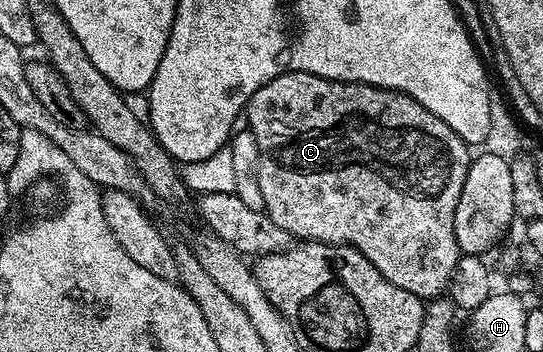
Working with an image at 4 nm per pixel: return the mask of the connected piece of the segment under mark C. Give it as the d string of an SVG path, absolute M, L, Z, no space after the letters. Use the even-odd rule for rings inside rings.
M285 72L253 92L245 107L245 126L257 140L261 196L265 196L263 210L271 217L273 224L277 224L277 228L285 228L285 232L289 232L295 240L328 242L357 248L373 264L373 268L377 268L377 272L381 272L381 276L389 280L389 284L397 284L397 288L405 288L405 292L413 292L413 296L418 298L437 298L448 289L451 273L461 256L454 236L454 213L457 211L458 197L465 185L473 154L467 142L461 140L461 136L457 136L457 132L453 132L453 128L449 128L445 120L433 116L429 108L417 104L417 100L413 100L408 94L396 94L393 90L360 82L329 80L313 76L309 72Z

